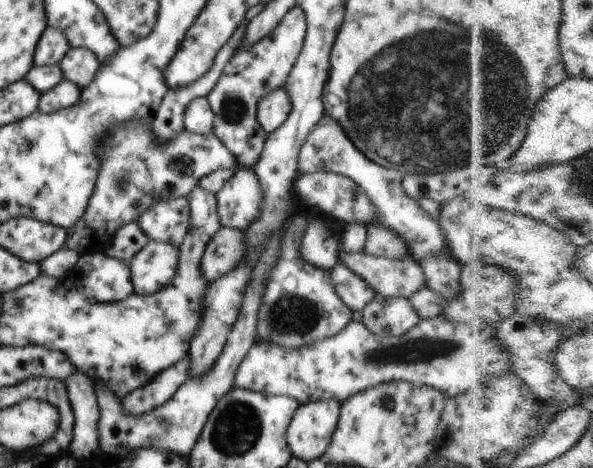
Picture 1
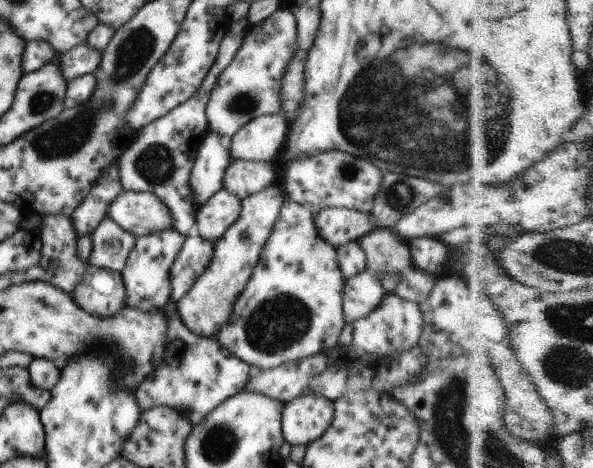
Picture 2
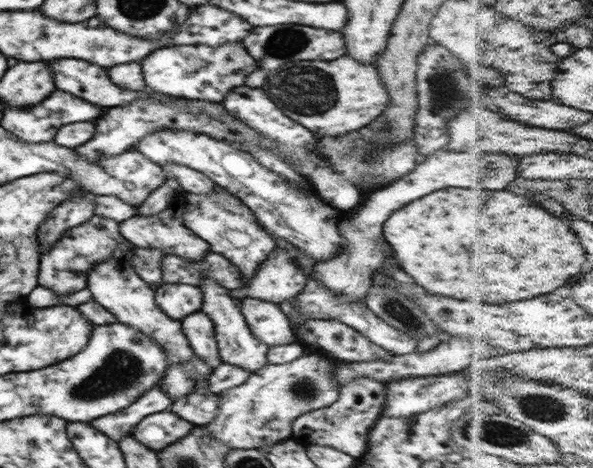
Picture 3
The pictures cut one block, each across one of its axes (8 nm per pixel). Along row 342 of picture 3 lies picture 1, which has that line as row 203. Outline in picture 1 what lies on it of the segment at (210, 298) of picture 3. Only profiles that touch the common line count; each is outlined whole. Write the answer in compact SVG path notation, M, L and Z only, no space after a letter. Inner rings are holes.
M238 166L215 197L221 226L241 231L259 217L263 204L263 190L251 167Z

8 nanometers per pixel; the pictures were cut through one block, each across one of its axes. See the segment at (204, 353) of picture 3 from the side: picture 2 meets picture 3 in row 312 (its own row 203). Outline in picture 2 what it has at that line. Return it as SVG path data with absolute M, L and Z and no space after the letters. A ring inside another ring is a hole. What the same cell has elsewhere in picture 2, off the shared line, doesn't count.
M208 131L195 156L188 179L193 205L200 208L223 188L224 171L231 163L227 139Z

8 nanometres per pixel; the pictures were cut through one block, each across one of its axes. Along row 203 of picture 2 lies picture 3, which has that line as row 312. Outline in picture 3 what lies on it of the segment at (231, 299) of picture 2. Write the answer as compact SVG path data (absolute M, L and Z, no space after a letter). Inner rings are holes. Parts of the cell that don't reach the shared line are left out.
M246 297L240 302L240 310L250 331L265 345L272 347L296 342L293 326L279 304Z

